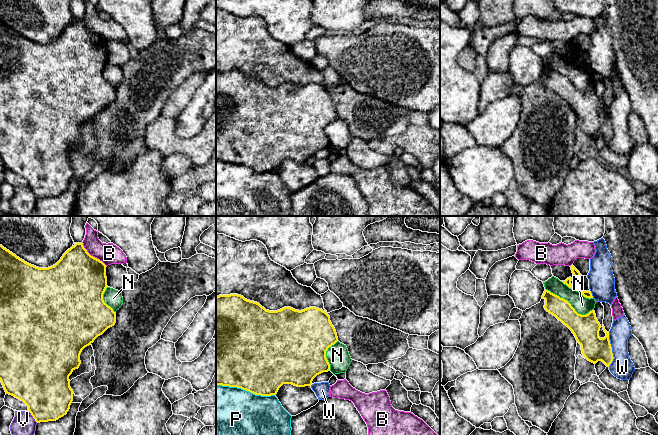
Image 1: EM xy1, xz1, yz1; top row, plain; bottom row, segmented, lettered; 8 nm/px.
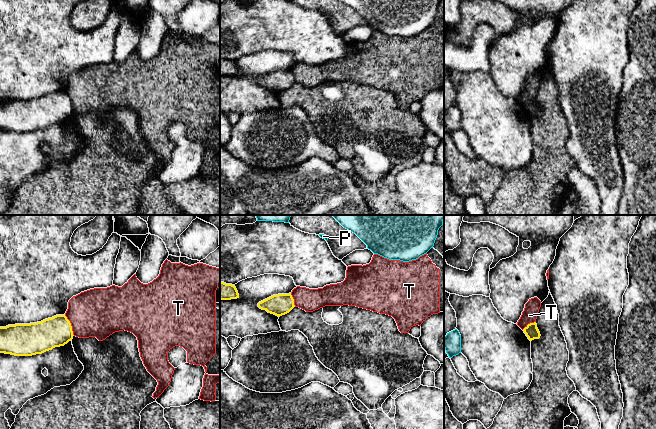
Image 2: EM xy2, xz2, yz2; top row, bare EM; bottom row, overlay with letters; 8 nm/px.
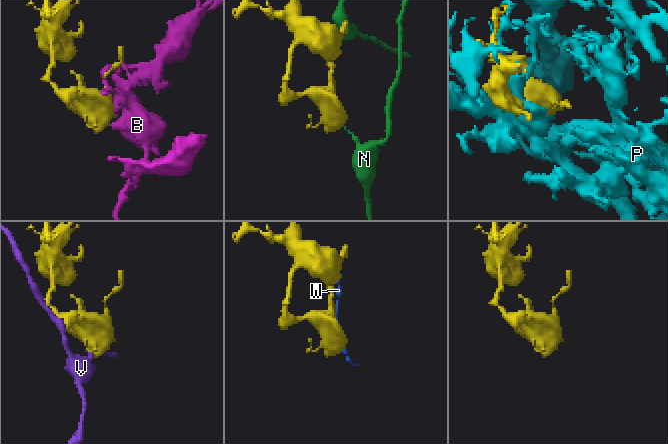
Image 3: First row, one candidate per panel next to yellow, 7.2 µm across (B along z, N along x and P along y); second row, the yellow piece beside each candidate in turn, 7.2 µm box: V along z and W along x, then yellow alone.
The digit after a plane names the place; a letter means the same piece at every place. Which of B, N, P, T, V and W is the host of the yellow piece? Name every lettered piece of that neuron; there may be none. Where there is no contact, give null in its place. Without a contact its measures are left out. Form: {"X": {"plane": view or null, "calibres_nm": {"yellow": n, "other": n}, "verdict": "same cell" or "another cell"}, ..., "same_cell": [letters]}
{"B": {"plane": "xy1", "calibres_nm": {"yellow": 460, "other": 160}, "verdict": "another cell"}, "N": {"plane": "yz1", "calibres_nm": {"yellow": 220, "other": 140}, "verdict": "another cell"}, "P": {"plane": "xz1", "calibres_nm": {"yellow": 500, "other": 500}, "verdict": "another cell"}, "T": {"plane": "xy2", "calibres_nm": {"yellow": 240, "other": 400}, "verdict": "another cell"}, "V": {"plane": "xy1", "calibres_nm": {"yellow": 400, "other": 200}, "verdict": "another cell"}, "W": {"plane": "yz1", "calibres_nm": {"yellow": 200, "other": 180}, "verdict": "another cell"}, "same_cell": []}

